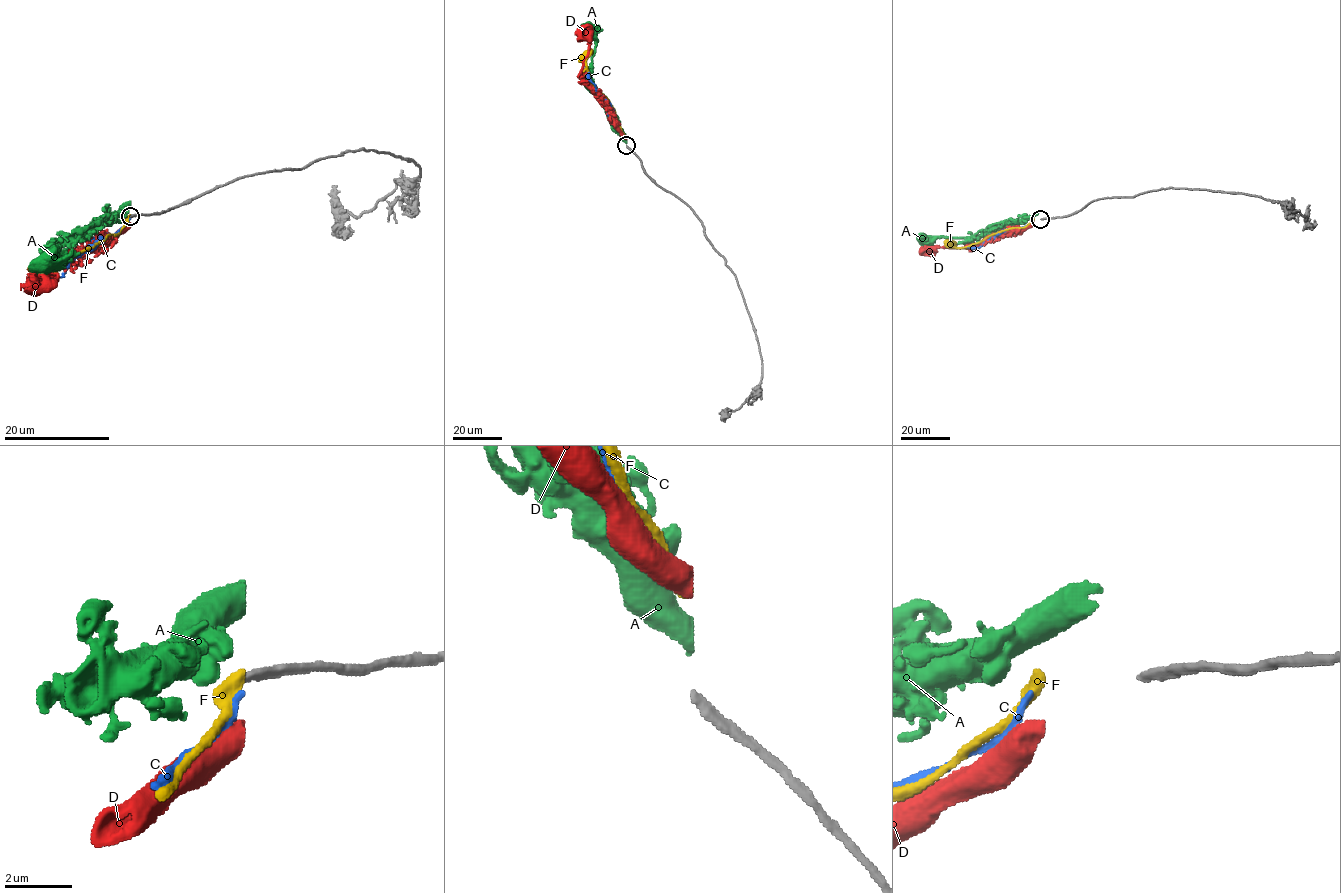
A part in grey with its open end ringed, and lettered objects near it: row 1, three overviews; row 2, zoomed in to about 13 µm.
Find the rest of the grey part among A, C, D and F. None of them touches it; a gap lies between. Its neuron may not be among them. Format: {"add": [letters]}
{"add": ["F"]}

